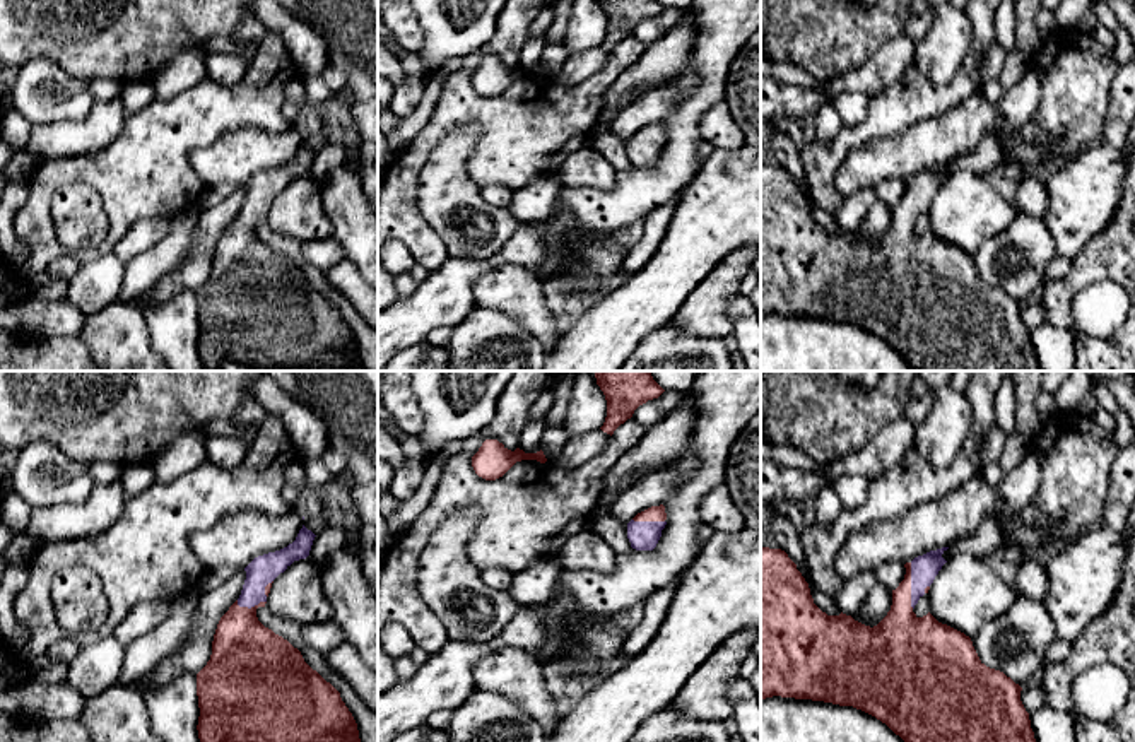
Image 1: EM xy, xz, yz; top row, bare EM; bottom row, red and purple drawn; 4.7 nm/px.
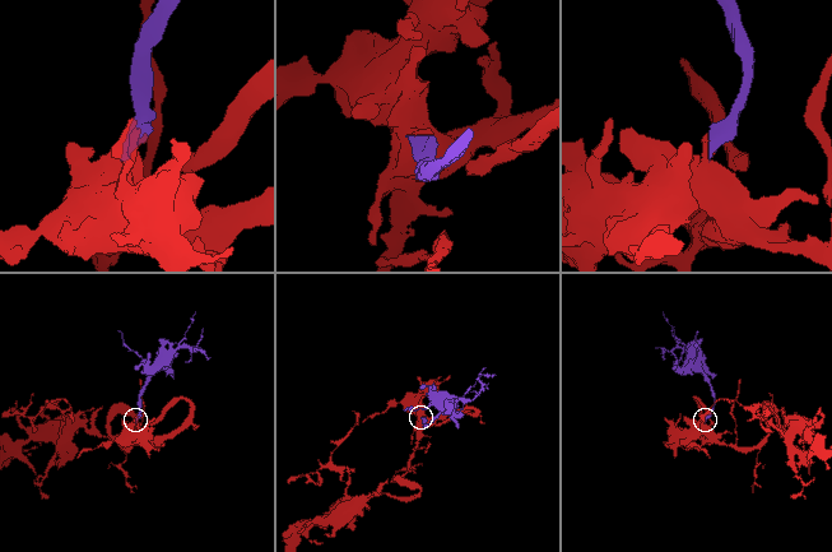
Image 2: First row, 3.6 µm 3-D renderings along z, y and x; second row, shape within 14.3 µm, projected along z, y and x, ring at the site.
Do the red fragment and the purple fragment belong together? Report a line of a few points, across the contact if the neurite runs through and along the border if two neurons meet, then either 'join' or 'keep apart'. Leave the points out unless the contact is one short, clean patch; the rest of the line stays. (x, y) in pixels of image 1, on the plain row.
join

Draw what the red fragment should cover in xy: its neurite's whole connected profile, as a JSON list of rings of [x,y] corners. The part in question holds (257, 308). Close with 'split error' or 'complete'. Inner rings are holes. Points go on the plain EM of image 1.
[[[303,142],[292,161],[258,173],[244,185],[241,212],[221,234],[210,277],[197,291],[197,347],[209,371],[217,371],[224,361],[250,368],[366,371],[357,340],[340,309],[304,279],[297,265],[256,234],[256,226],[267,221],[273,197],[294,178],[309,173],[315,154]]]; split error

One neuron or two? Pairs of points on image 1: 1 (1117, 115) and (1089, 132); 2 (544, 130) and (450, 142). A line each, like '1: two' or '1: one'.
1: two
2: two

